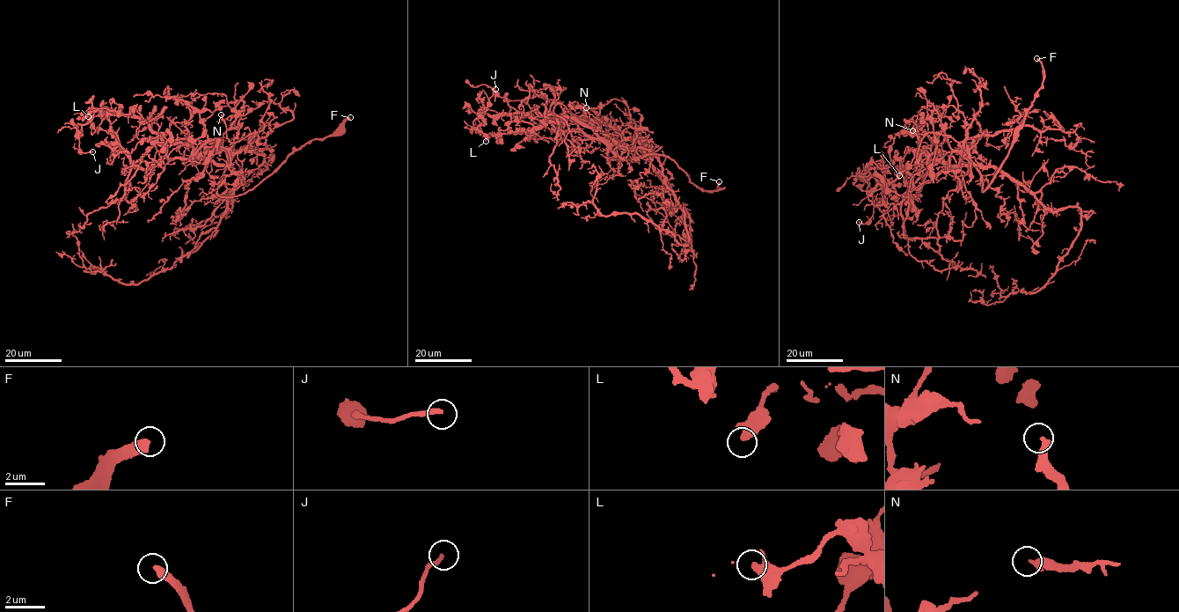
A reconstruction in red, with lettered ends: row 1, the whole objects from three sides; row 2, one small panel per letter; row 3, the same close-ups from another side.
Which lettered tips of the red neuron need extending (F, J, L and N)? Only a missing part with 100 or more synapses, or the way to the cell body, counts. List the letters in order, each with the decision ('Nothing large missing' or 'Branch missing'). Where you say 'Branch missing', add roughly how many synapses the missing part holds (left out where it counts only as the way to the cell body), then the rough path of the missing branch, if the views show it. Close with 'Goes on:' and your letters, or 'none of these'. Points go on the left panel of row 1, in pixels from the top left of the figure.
F: Branch missing. Course of what is missing: (350, 117), (359, 119), (369, 113), (373, 114), (391, 130), (389, 131)
J: Nothing large missing
L: Nothing large missing
N: Nothing large missing
Goes on: F

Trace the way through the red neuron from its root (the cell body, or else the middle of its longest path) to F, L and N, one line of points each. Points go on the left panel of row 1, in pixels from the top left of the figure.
F: (237, 188), (240, 180), (227, 167), (217, 193), (231, 198), (245, 194), (296, 151), (323, 140), (350, 117)
L: (237, 188), (241, 182), (232, 168), (194, 156), (161, 158), (147, 168), (132, 165), (103, 114), (88, 116)
N: (237, 188), (241, 182), (230, 167), (232, 157), (247, 148), (257, 132), (232, 143), (227, 137), (221, 114)

